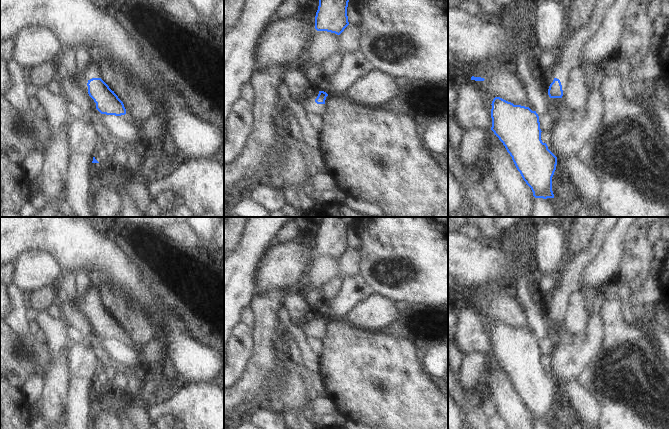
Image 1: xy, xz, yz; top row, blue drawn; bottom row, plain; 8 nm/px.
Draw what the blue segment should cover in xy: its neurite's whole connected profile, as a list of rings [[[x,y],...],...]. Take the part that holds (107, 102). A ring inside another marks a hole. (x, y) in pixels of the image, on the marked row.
[[[99,59],[92,62],[84,73],[88,80],[88,94],[96,103],[96,109],[101,114],[121,116],[126,114],[123,102],[101,79],[102,68]]]

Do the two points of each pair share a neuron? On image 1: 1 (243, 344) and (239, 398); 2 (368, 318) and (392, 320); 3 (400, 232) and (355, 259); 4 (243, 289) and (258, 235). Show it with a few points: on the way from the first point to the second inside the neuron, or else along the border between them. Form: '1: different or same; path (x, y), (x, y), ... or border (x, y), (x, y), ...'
1: different; border (252, 356), (245, 373), (234, 385)
2: same; path (374, 318), (386, 318)
3: different; border (361, 250), (361, 271), (359, 274)
4: same; path (243, 276), (243, 264), (253, 248)

